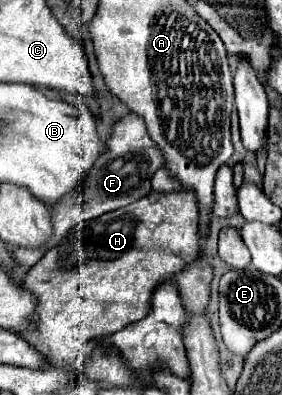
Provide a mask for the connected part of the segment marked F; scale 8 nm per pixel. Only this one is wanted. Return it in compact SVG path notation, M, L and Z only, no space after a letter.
M125 115L113 125L113 133L107 139L107 149L97 161L93 163L93 169L89 169L85 177L85 185L77 189L77 193L71 193L65 197L65 201L59 201L57 205L51 205L51 217L53 217L53 241L45 243L45 249L55 247L71 227L85 219L99 217L103 213L115 211L123 205L129 205L131 201L137 201L145 197L151 191L151 177L157 169L163 167L163 157L157 145L151 141L145 129L145 121L141 121L139 115Z

